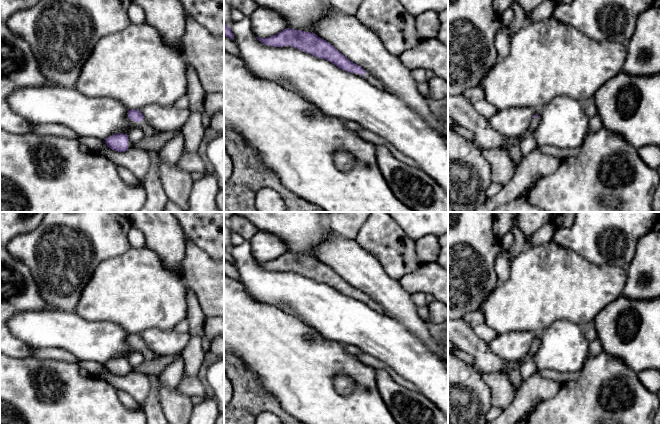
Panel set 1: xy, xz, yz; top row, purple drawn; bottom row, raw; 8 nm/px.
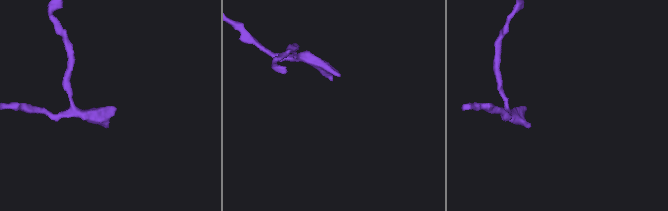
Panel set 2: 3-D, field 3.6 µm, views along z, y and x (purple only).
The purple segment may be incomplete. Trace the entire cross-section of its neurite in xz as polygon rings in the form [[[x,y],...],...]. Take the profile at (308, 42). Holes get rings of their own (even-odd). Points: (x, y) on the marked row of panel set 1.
[[[286,28],[274,36],[268,38],[256,38],[265,45],[273,47],[291,46],[310,53],[315,57],[326,59],[340,69],[350,73],[363,75],[371,84],[379,89],[384,89],[383,84],[376,80],[372,74],[367,73],[361,66],[350,61],[333,45],[318,37],[315,33]]]

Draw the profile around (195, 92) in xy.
[[[188,64],[187,65],[187,91],[186,96],[188,97],[190,106],[190,112],[199,112],[202,117],[202,123],[205,130],[209,129],[210,116],[205,110],[204,104],[204,89],[198,78],[195,69]]]

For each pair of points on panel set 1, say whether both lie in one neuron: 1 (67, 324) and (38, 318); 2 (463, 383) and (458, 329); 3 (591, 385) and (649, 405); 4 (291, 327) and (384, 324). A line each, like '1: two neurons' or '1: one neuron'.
1: one neuron
2: two neurons
3: one neuron
4: two neurons

